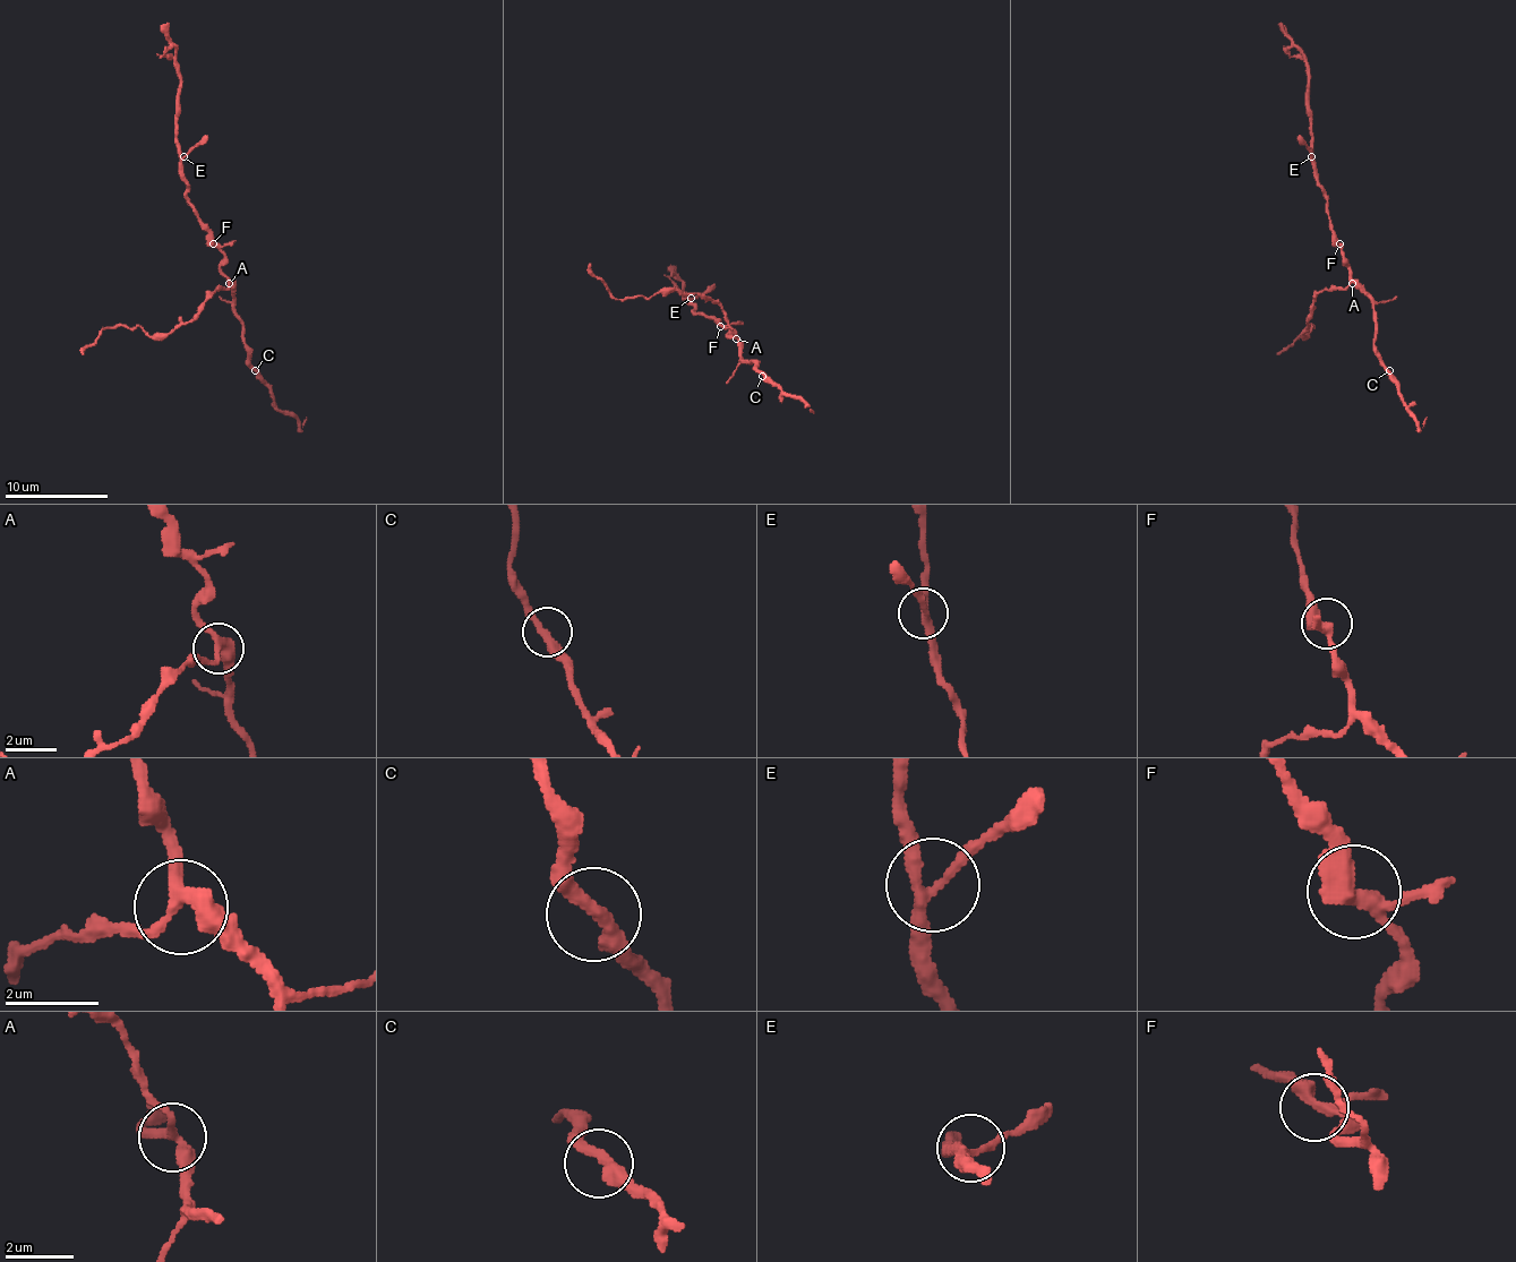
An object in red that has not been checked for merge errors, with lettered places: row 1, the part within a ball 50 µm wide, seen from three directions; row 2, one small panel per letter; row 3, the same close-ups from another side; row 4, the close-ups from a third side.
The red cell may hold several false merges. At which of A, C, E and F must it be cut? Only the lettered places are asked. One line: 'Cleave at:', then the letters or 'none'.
Cleave at: none

